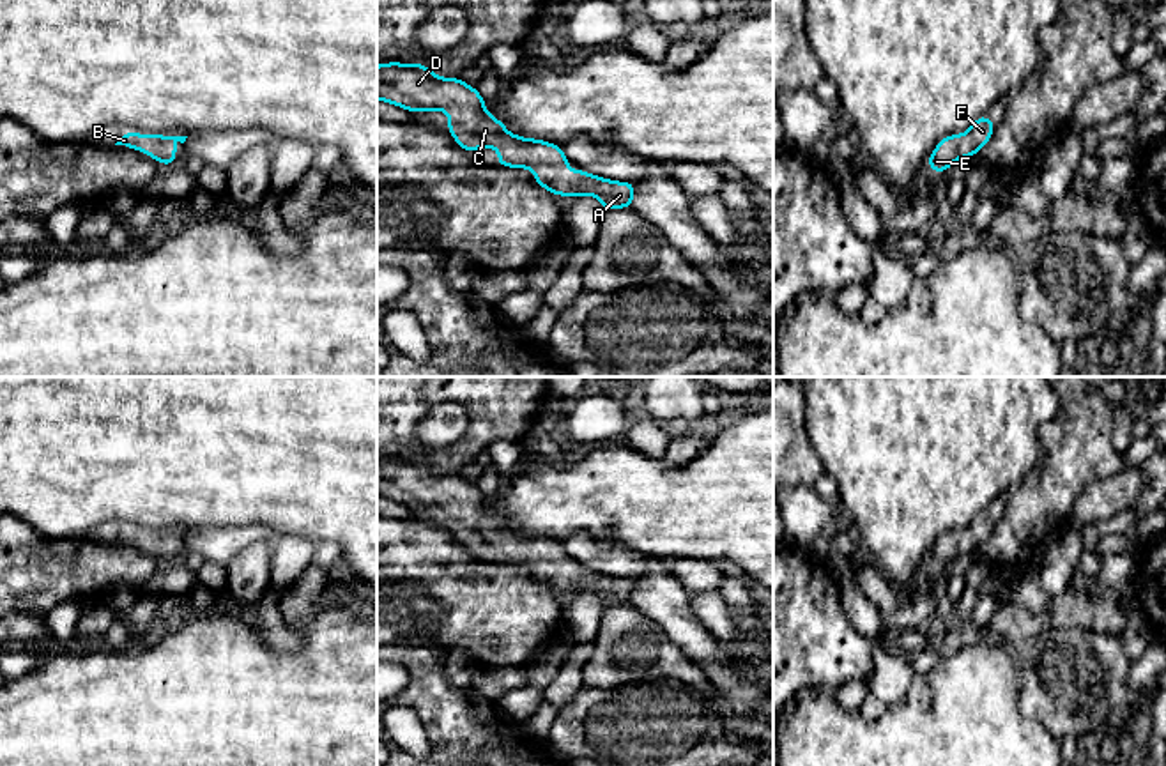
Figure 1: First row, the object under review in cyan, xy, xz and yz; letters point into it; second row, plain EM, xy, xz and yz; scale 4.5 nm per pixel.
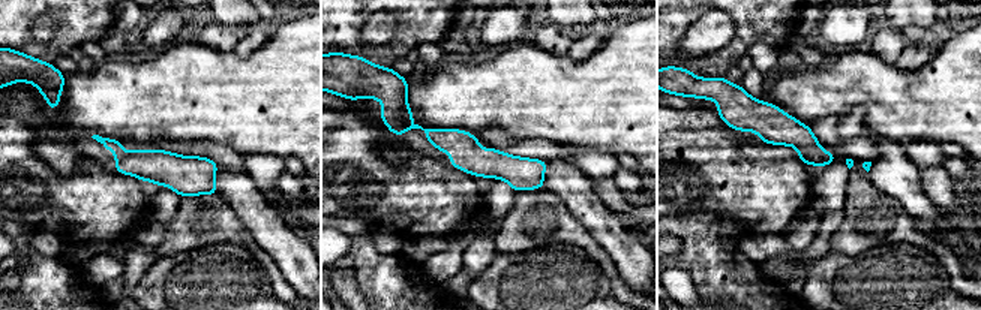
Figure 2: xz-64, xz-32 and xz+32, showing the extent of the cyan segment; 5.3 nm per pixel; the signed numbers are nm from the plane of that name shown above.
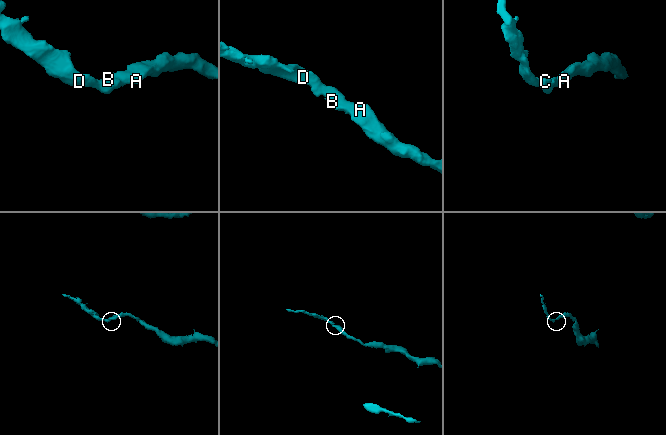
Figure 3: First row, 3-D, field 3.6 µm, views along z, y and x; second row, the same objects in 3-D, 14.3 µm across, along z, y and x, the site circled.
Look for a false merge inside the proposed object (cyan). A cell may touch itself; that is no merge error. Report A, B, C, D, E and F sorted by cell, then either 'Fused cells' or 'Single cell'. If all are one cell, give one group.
Groups: A B C D E F. Single cell

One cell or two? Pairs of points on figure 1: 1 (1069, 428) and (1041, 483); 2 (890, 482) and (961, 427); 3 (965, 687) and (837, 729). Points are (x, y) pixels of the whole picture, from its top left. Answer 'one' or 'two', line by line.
1: one
2: one
3: one

